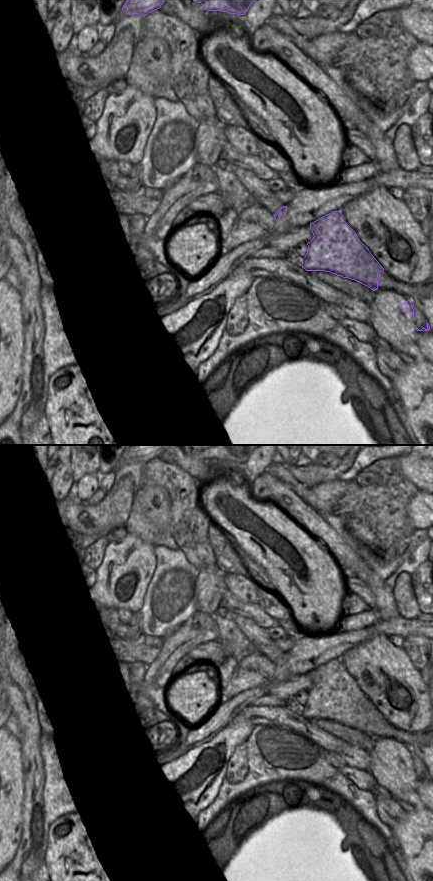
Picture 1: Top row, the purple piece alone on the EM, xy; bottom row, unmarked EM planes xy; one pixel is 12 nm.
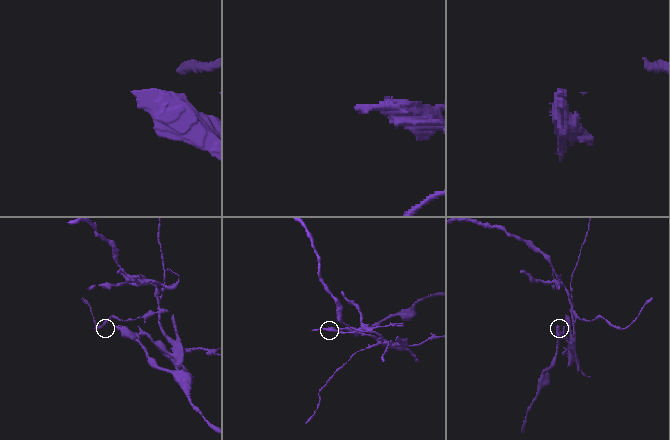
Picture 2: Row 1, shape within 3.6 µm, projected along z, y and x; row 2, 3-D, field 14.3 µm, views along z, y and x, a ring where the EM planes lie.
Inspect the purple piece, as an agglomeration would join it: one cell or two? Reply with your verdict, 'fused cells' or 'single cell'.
fused cells

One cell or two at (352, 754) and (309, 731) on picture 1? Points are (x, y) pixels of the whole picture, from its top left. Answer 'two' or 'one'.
one

